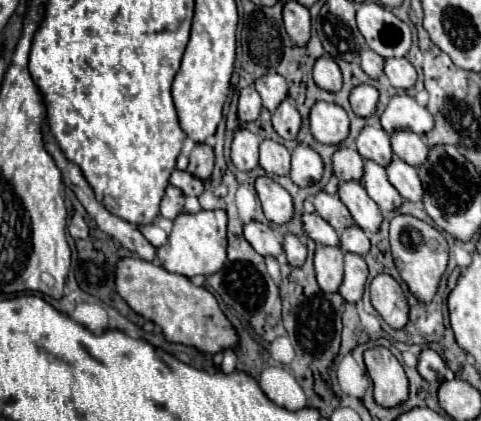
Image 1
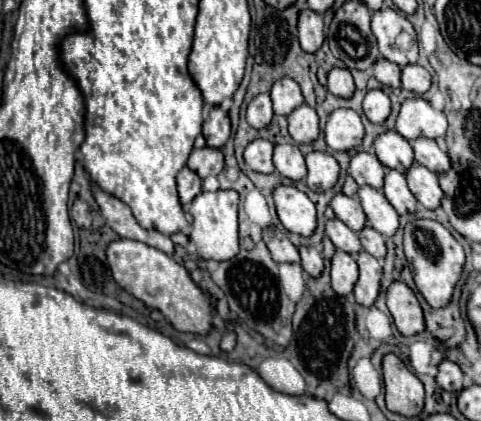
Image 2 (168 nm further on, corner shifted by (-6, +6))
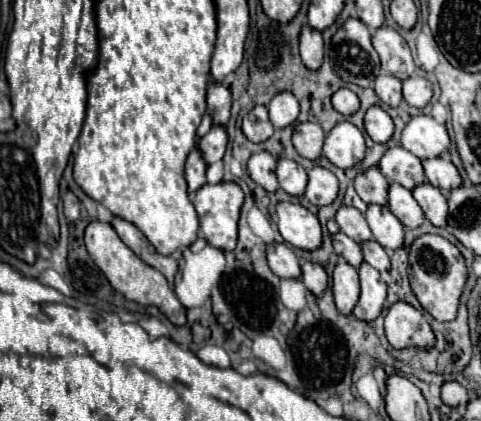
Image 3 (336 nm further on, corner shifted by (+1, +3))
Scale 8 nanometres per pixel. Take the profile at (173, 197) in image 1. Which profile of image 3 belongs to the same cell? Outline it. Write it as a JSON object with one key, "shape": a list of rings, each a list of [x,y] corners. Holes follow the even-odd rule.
{"shape":[[[191,151],[187,161],[185,161],[185,181],[187,181],[187,191],[193,193],[205,185],[205,161],[201,159],[199,151]]]}

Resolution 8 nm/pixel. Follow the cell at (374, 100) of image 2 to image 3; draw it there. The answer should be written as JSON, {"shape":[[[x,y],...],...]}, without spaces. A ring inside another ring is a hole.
{"shape":[[[371,105],[365,111],[365,131],[377,143],[385,143],[393,135],[393,119],[379,105]]]}

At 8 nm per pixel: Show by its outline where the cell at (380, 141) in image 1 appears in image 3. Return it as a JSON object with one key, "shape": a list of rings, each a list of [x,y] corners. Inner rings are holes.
{"shape":[[[399,145],[385,151],[385,155],[379,161],[379,169],[387,177],[387,181],[399,183],[407,189],[413,189],[415,185],[425,183],[421,161]]]}

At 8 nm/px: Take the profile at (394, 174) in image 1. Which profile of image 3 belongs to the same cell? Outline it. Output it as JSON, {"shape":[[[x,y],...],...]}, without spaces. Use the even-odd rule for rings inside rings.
{"shape":[[[421,183],[417,185],[413,191],[415,201],[419,203],[419,207],[423,209],[425,217],[433,223],[433,225],[447,225],[447,199],[441,195],[441,191],[429,183]]]}

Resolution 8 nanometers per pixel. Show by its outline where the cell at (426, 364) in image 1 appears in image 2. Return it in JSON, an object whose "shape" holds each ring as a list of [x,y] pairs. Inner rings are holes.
{"shape":[[[444,360],[444,362],[438,366],[436,382],[438,382],[438,386],[440,386],[442,390],[454,392],[454,394],[462,392],[462,390],[464,390],[462,380],[464,380],[464,374],[462,374],[462,370],[460,370],[458,364],[454,364],[454,362],[450,362],[450,360]]]}

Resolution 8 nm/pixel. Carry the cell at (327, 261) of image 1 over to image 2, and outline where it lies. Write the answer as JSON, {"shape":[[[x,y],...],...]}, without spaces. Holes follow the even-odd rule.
{"shape":[[[336,250],[334,258],[332,258],[332,270],[330,270],[330,276],[332,276],[332,290],[340,296],[348,296],[352,294],[356,282],[358,282],[358,266],[356,266],[356,260],[342,252],[342,250]]]}

